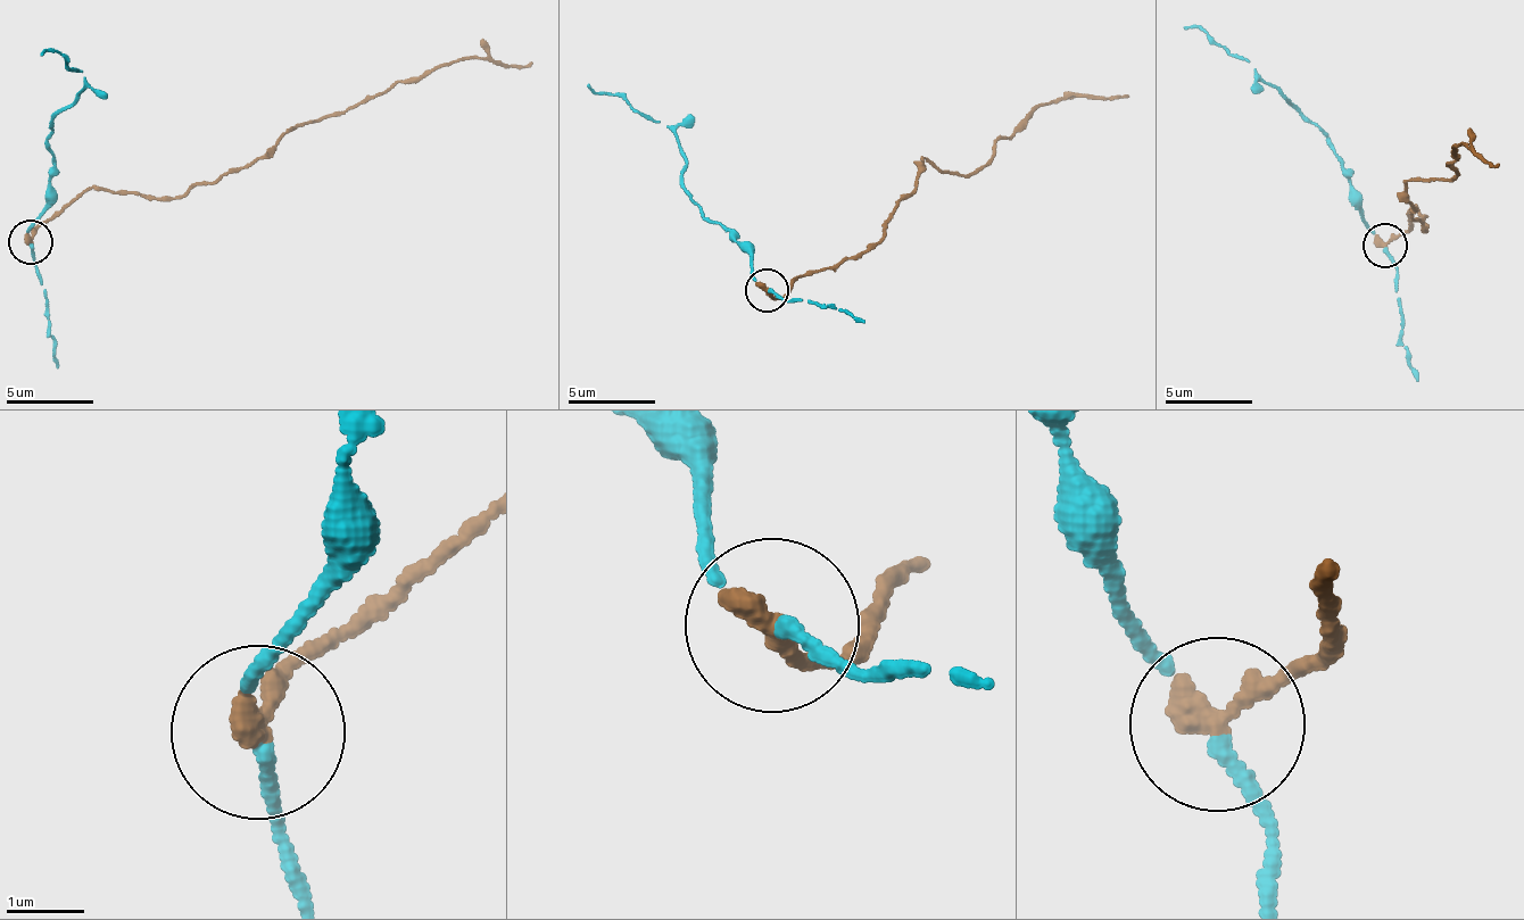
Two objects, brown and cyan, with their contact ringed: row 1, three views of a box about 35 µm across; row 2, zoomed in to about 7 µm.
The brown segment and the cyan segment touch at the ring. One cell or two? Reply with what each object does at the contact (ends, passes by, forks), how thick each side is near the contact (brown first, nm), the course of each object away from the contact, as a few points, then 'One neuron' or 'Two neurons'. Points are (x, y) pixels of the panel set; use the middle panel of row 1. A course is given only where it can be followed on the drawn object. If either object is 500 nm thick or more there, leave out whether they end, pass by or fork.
At the ring brown ends. At the ring cyan passes by. Thickness 360 nm (brown) against 130 nm. Course of brown: (765, 291), (788, 295), (801, 275), (878, 243), (922, 160), (978, 174), (1040, 102), (1129, 97). Course of cyan: (768, 291), (740, 243), (706, 220), (682, 173), (673, 132), (612, 91), (595, 92), (589, 85). Two neurons

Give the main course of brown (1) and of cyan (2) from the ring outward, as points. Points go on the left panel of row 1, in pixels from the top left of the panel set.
1: (29, 240), (89, 189), (174, 195), (228, 172), (241, 171), (281, 138), (447, 60), (532, 63)
2: (29, 245), (51, 185), (48, 141), (60, 114), (84, 83), (60, 54), (46, 50), (42, 57)

